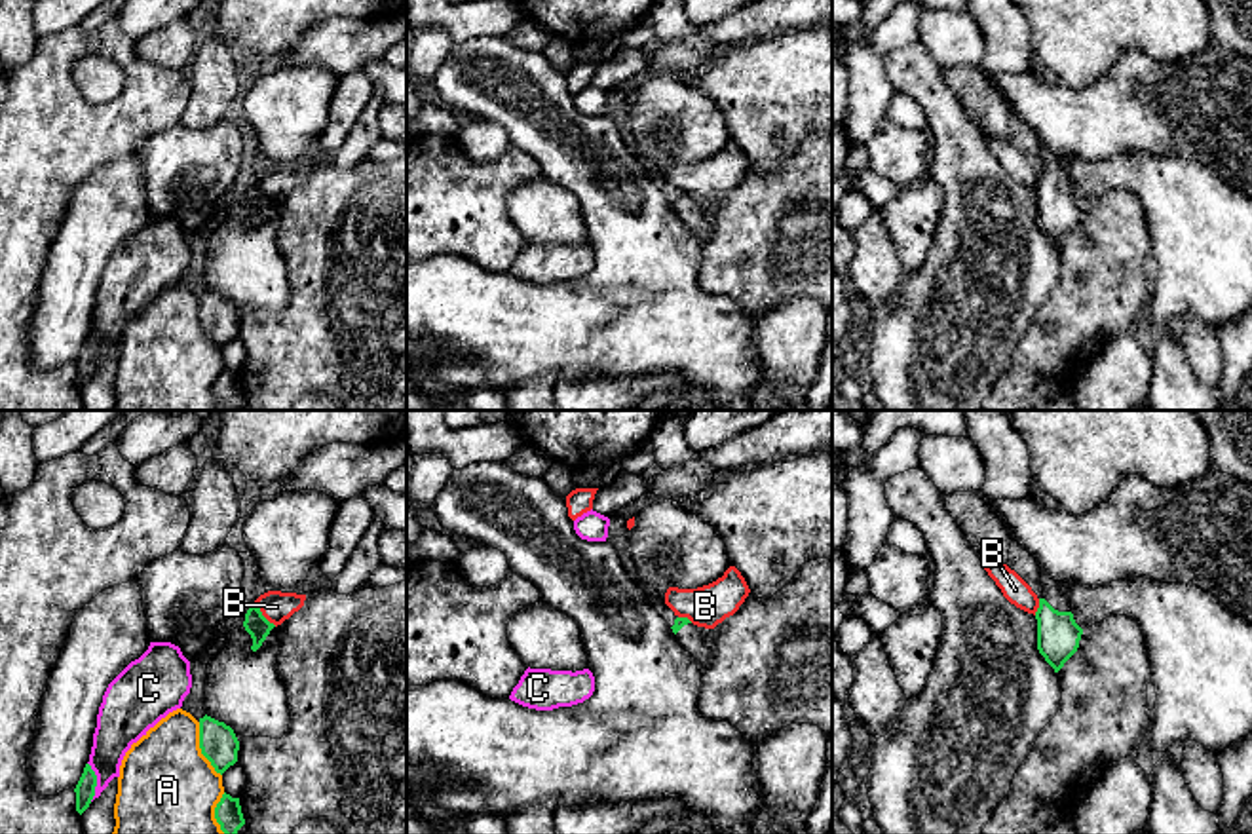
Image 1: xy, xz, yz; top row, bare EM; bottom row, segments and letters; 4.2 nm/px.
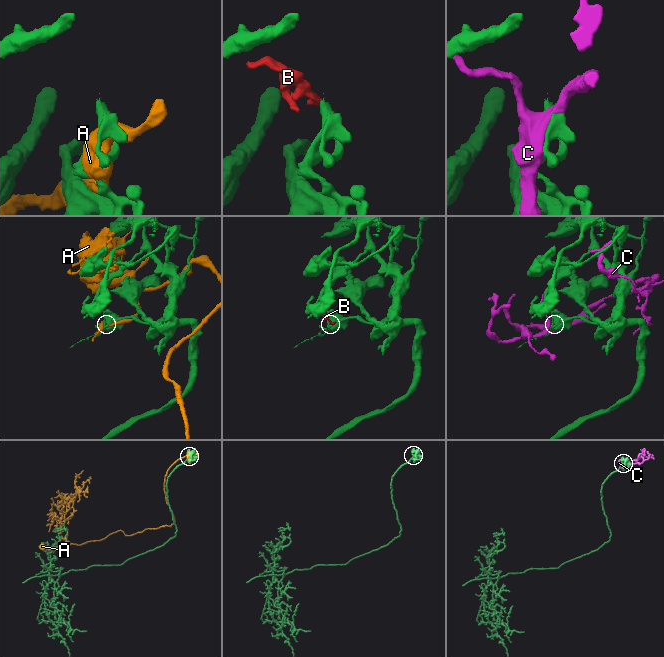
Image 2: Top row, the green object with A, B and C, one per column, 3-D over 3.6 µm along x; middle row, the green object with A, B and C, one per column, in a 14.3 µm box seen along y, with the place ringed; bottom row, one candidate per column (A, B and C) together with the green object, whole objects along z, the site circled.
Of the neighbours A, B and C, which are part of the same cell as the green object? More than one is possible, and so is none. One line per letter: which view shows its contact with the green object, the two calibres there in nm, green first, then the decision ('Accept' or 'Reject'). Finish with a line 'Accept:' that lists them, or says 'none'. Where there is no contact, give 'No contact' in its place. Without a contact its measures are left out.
A: Touches green in xy. Thickness 160 nm (green) against 420 nm. Reject
B: Touches green in xy. Thickness 100 nm (green) against 140 nm. Reject
C: Touches green in xy. Thickness 80 nm (green) against 180 nm. Reject
Accept: none

